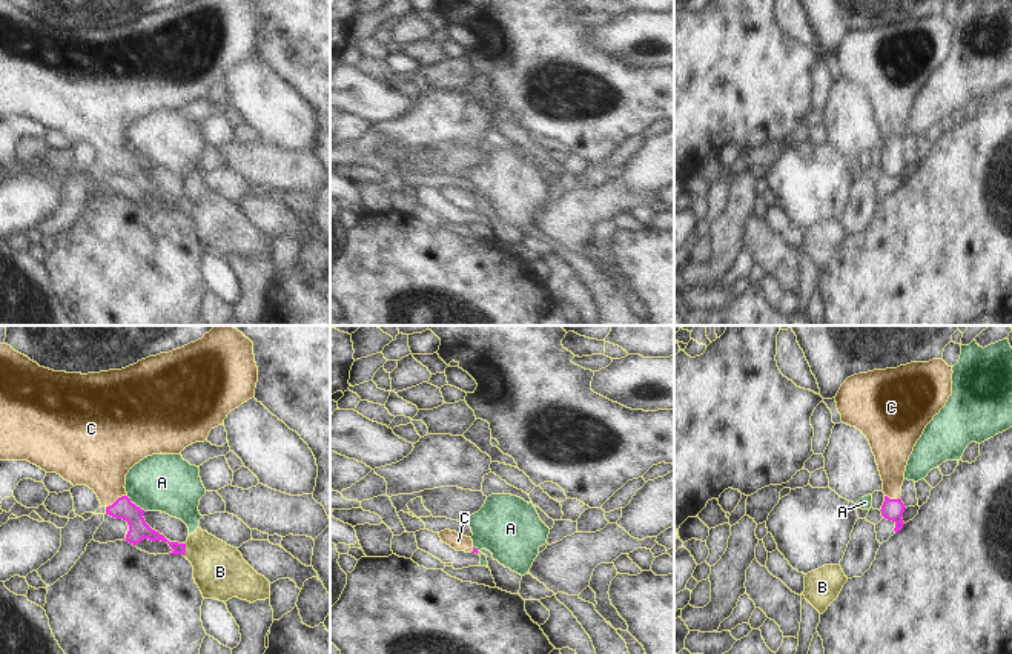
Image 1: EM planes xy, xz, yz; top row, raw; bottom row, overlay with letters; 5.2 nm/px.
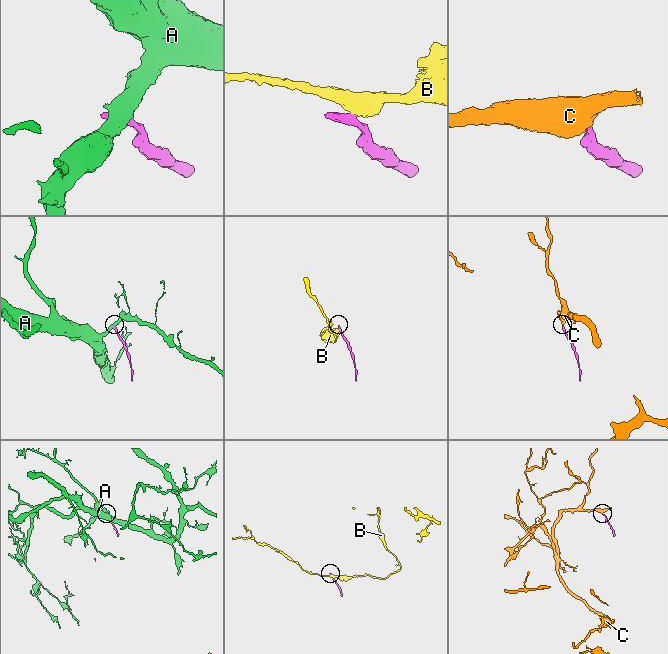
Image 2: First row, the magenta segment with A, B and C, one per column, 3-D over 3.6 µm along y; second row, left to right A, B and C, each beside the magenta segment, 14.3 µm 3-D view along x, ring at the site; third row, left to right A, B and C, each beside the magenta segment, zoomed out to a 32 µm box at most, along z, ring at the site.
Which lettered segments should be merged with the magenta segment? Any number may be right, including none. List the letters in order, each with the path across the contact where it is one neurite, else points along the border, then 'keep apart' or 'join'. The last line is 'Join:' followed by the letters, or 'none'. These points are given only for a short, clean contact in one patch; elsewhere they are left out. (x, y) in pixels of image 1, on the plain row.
A: border xy (126, 152), (145, 168); keep apart
B: border xy (186, 200), (183, 211); keep apart
C: way xy (123, 165), (117, 155), (109, 146), (100, 111); join
Join: C

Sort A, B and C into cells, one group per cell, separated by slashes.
A / B / C

